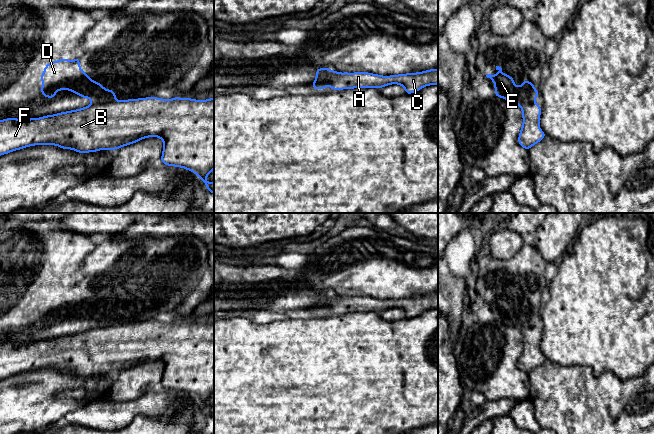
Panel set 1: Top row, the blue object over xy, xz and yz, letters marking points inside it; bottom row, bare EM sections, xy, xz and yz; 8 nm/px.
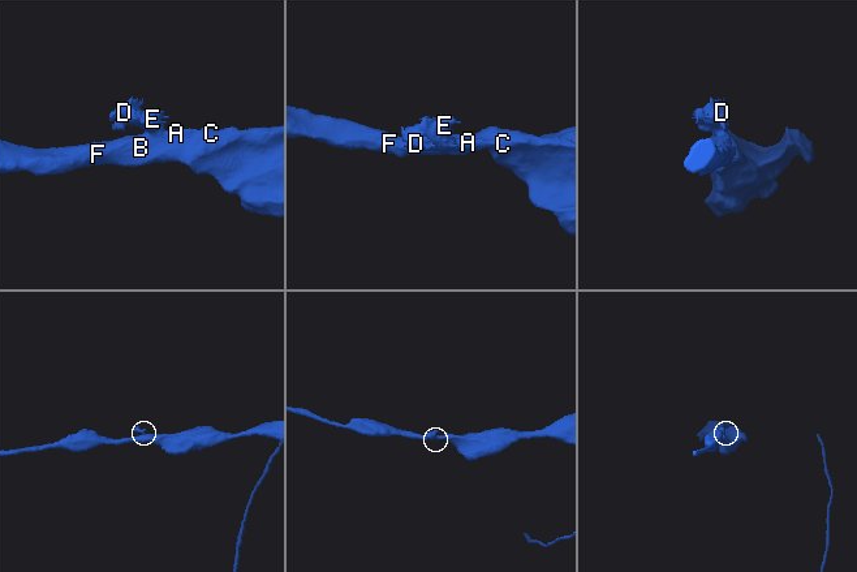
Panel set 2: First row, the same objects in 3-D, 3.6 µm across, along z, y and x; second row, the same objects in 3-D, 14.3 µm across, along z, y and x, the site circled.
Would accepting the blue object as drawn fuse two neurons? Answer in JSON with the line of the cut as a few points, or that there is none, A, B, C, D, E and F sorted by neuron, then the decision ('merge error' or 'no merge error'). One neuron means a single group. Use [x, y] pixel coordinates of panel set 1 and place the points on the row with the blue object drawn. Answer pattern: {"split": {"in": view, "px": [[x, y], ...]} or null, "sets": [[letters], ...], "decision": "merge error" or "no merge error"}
{"split": {"in": "xy", "px": [[113, 100], [107, 103], [92, 105]]}, "sets": [["A", "B", "C", "F"], ["D", "E"]], "decision": "merge error"}

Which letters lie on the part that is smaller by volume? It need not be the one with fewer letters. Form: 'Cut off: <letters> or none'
Cut off: D, E

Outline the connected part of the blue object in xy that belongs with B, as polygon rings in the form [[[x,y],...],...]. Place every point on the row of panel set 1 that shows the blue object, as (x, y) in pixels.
[[[146,97],[113,101],[106,104],[91,105],[78,110],[61,112],[40,118],[0,120],[0,156],[12,151],[34,145],[56,145],[61,149],[72,149],[77,153],[96,152],[99,150],[118,150],[147,137],[159,137],[163,140],[161,163],[168,166],[182,167],[194,172],[214,194],[214,182],[206,182],[205,178],[214,169],[214,97],[208,100],[194,100],[189,97],[181,99],[161,99]]]

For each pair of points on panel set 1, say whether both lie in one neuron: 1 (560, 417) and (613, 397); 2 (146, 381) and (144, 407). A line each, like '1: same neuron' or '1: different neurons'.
1: same neuron
2: different neurons

